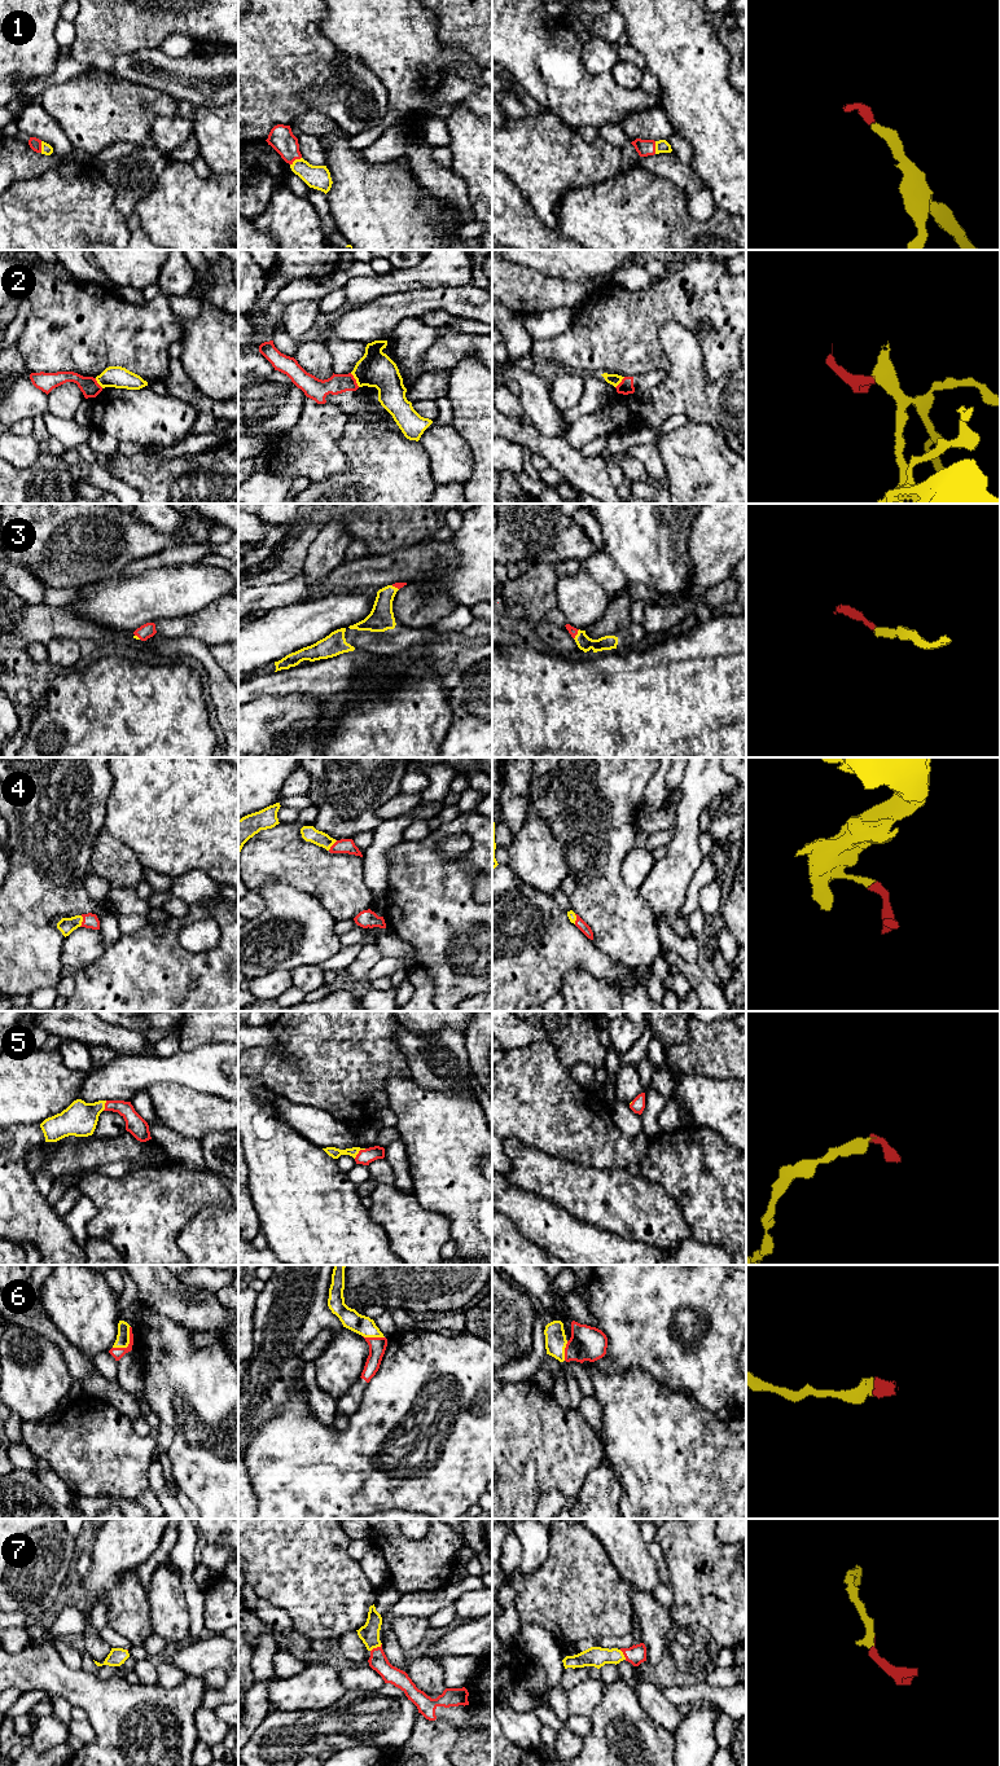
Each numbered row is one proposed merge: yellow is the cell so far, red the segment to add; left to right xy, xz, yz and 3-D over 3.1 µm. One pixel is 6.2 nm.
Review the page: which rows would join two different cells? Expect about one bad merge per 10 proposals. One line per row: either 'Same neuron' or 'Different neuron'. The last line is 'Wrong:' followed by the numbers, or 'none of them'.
1: Same neuron
2: Different neuron
3: Same neuron
4: Same neuron
5: Same neuron
6: Same neuron
7: Same neuron
Wrong: 2

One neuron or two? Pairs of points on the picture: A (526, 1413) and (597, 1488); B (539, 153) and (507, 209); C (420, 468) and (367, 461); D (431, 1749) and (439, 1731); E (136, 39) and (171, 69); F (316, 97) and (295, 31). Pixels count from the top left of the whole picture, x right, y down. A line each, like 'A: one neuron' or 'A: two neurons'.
A: two neurons
B: two neurons
C: one neuron
D: one neuron
E: two neurons
F: two neurons

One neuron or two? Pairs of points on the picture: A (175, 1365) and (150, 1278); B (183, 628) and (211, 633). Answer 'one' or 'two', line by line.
A: two
B: one

